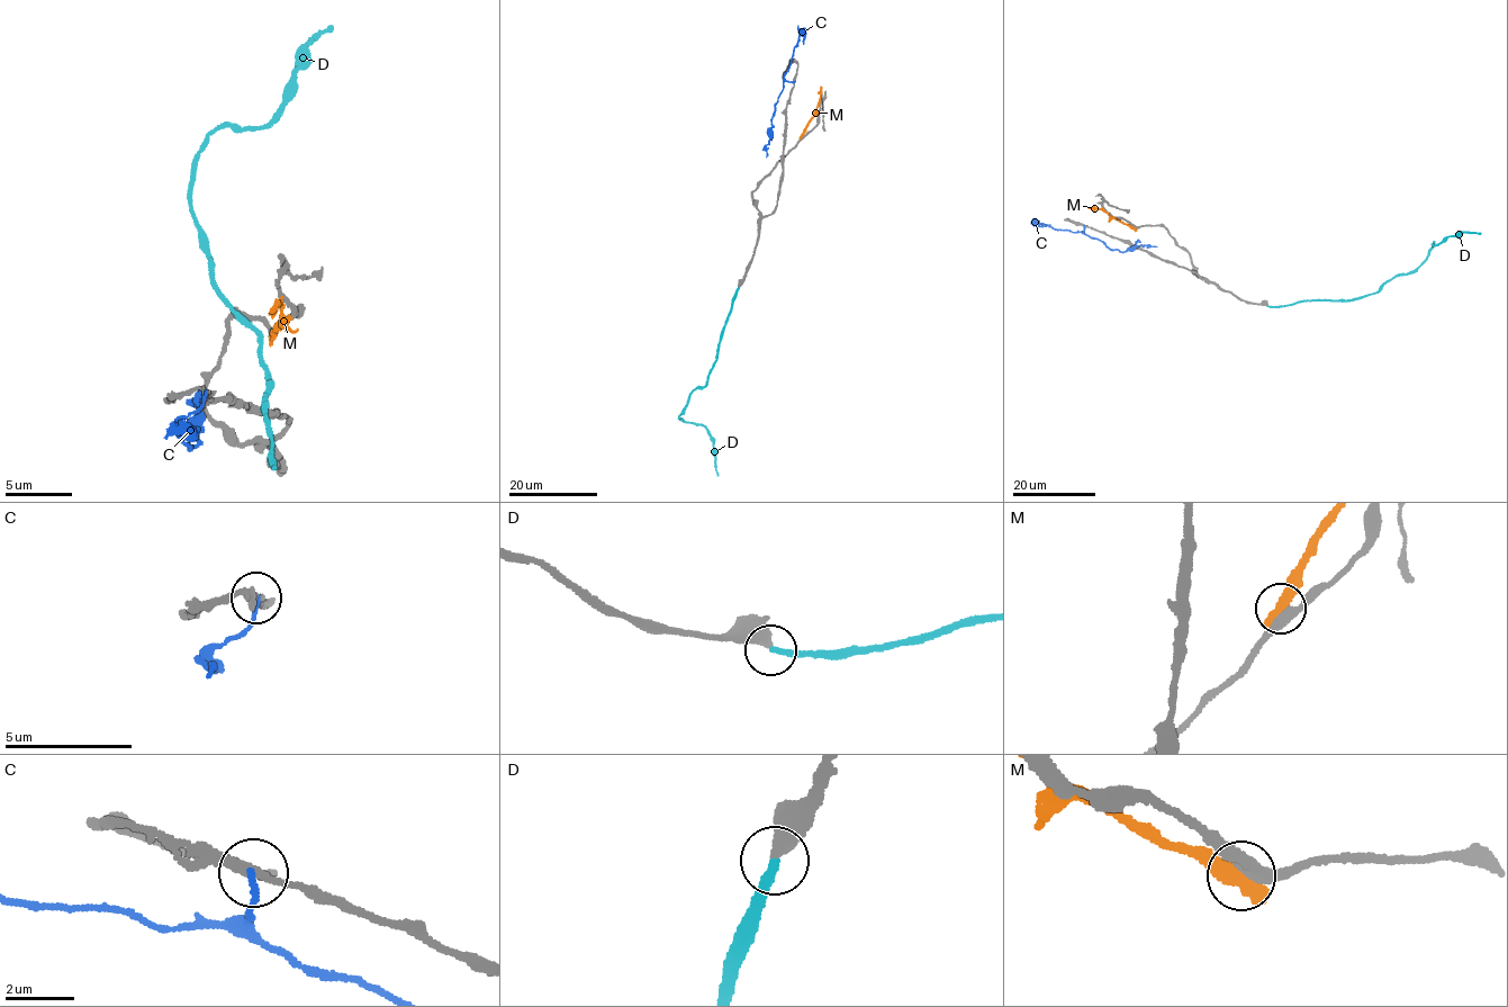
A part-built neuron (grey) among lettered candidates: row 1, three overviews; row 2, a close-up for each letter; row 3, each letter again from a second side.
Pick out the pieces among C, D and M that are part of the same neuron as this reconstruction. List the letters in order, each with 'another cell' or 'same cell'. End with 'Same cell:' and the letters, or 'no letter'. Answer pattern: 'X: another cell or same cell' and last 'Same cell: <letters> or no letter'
C: another cell
D: same cell
M: another cell
Same cell: D

